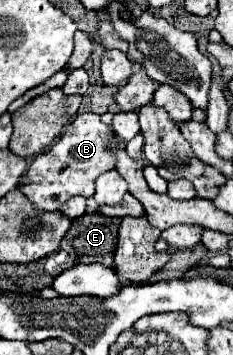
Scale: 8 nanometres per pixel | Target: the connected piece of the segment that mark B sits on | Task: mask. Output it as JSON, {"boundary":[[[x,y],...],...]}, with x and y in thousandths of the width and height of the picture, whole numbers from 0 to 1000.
{"boundary":[[[335,321],[240,406],[137,451],[129,473],[94,490],[77,530],[172,592],[249,592],[309,552],[395,552],[403,507],[498,468],[498,423],[481,417],[489,389],[498,377],[421,321]]]}

